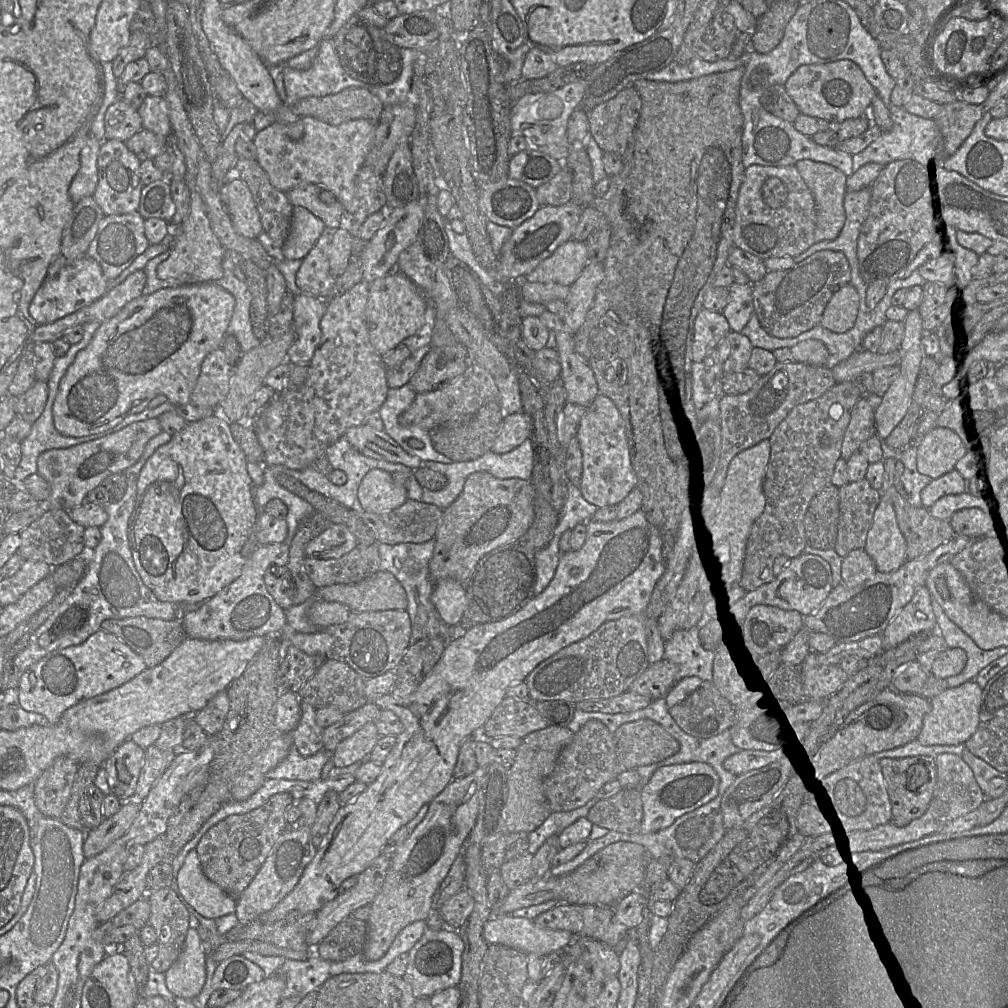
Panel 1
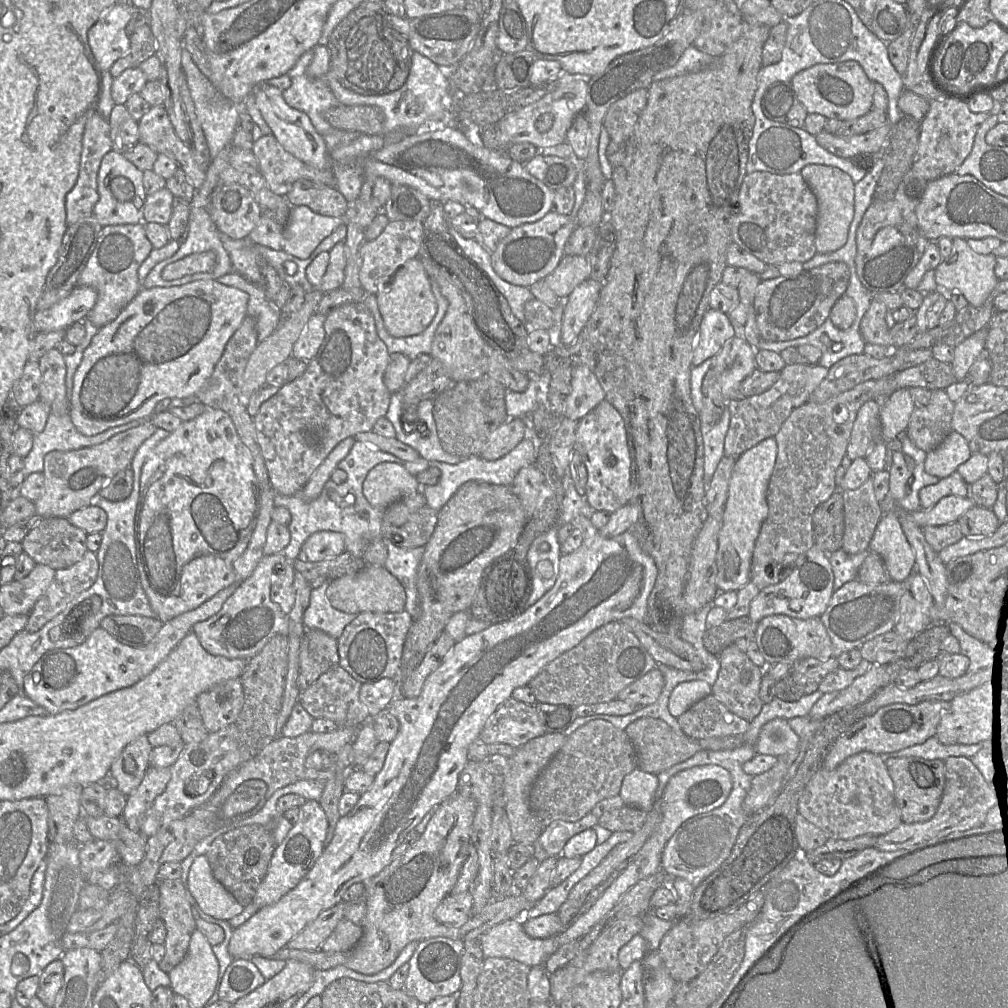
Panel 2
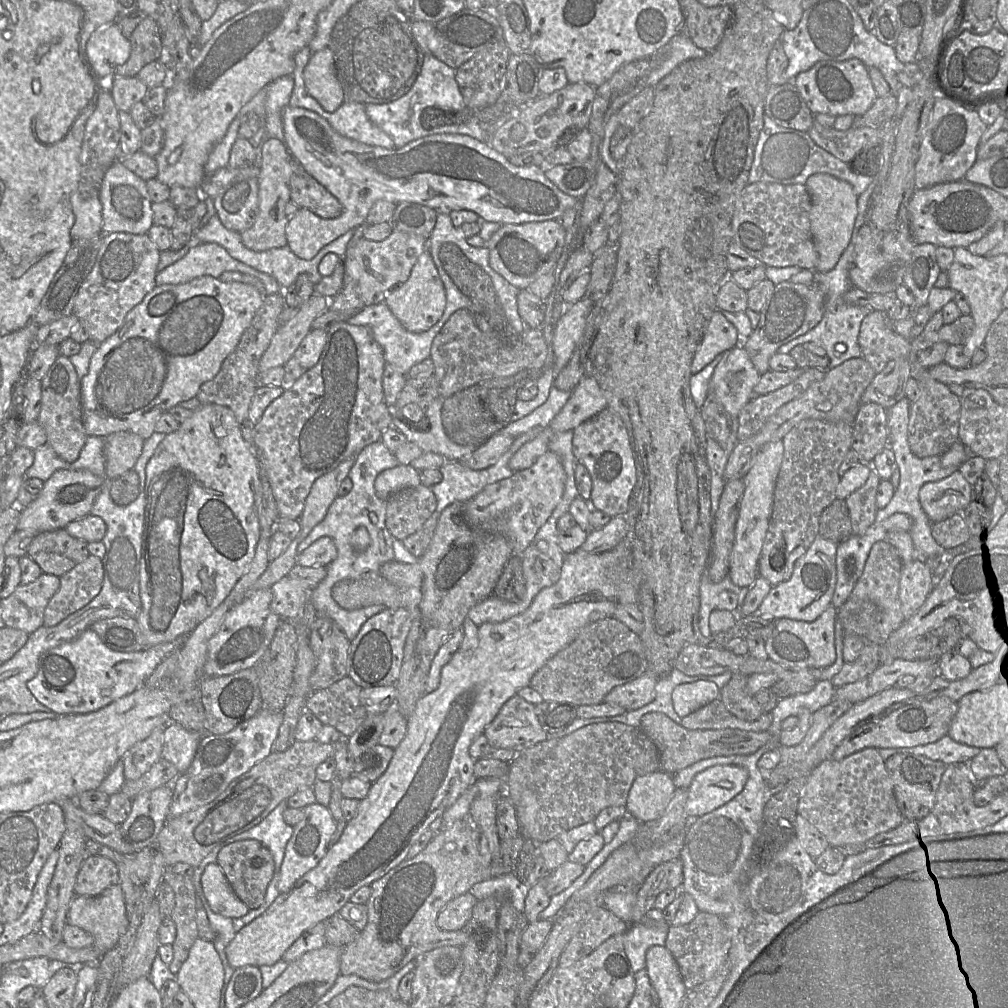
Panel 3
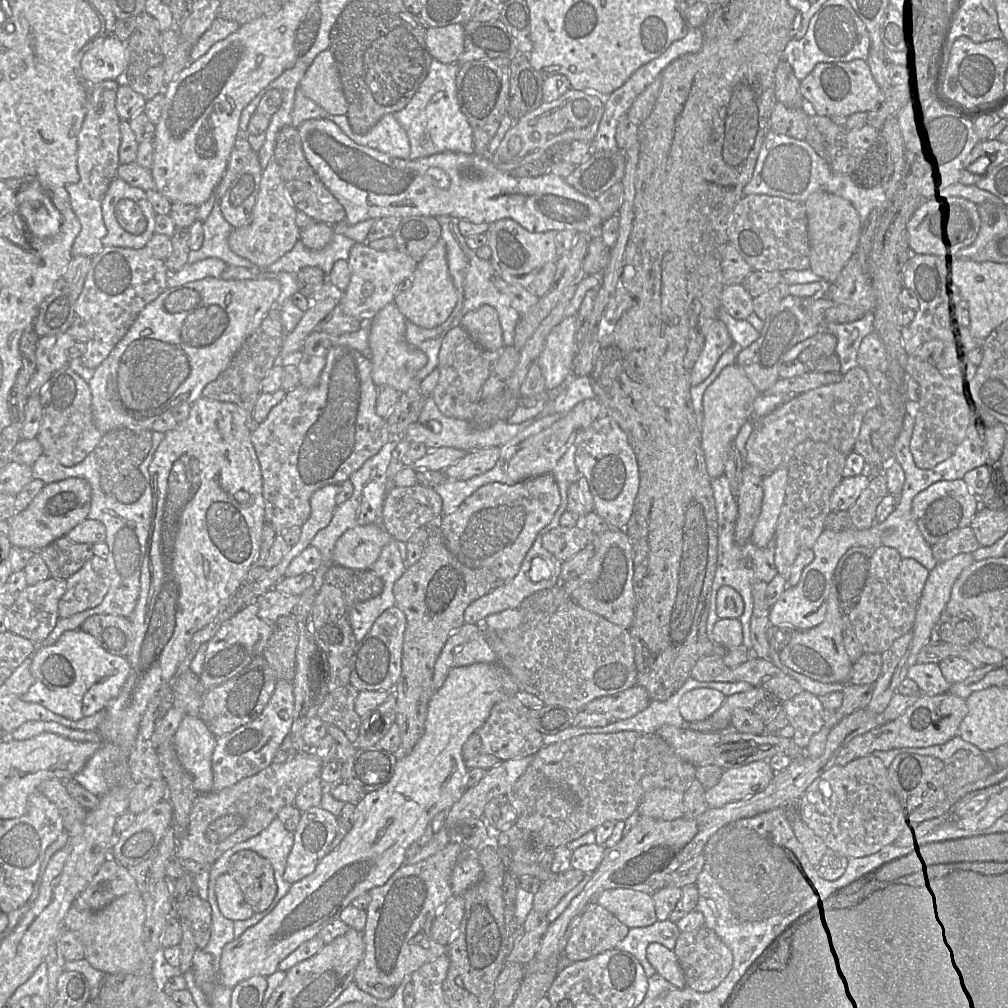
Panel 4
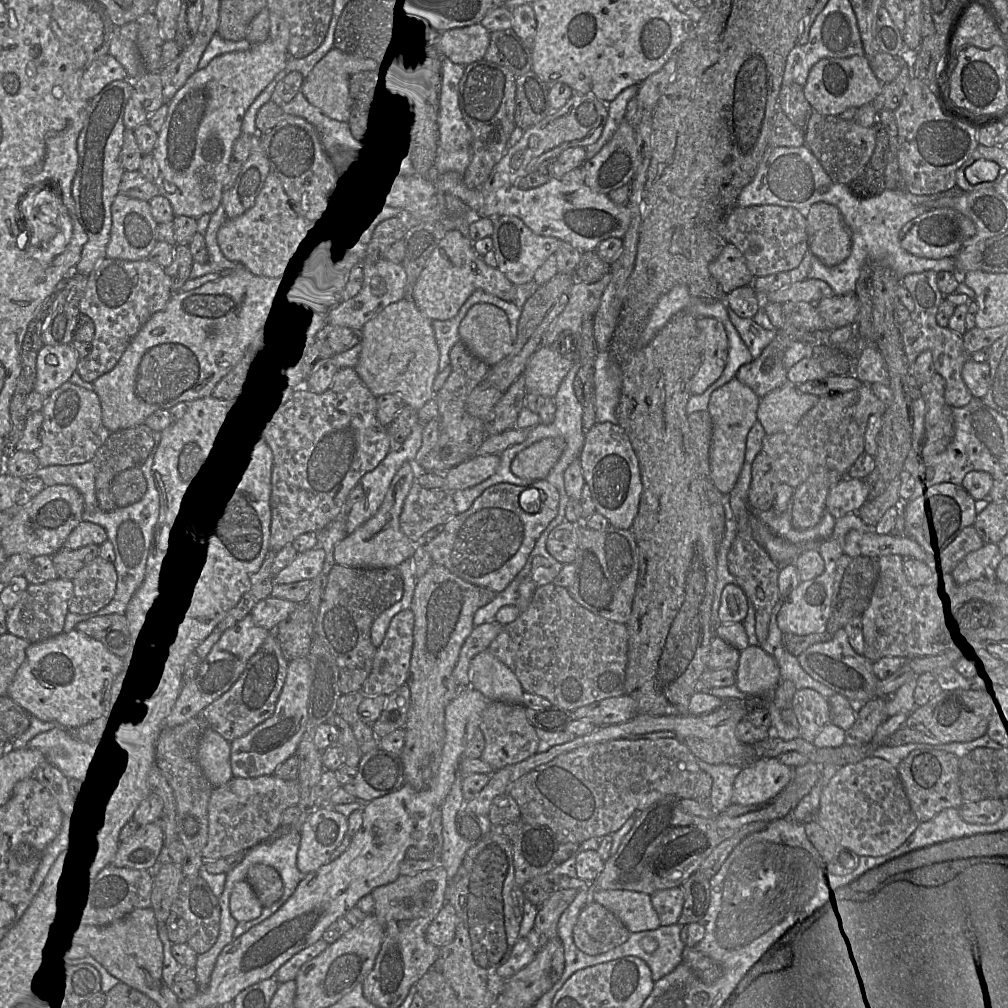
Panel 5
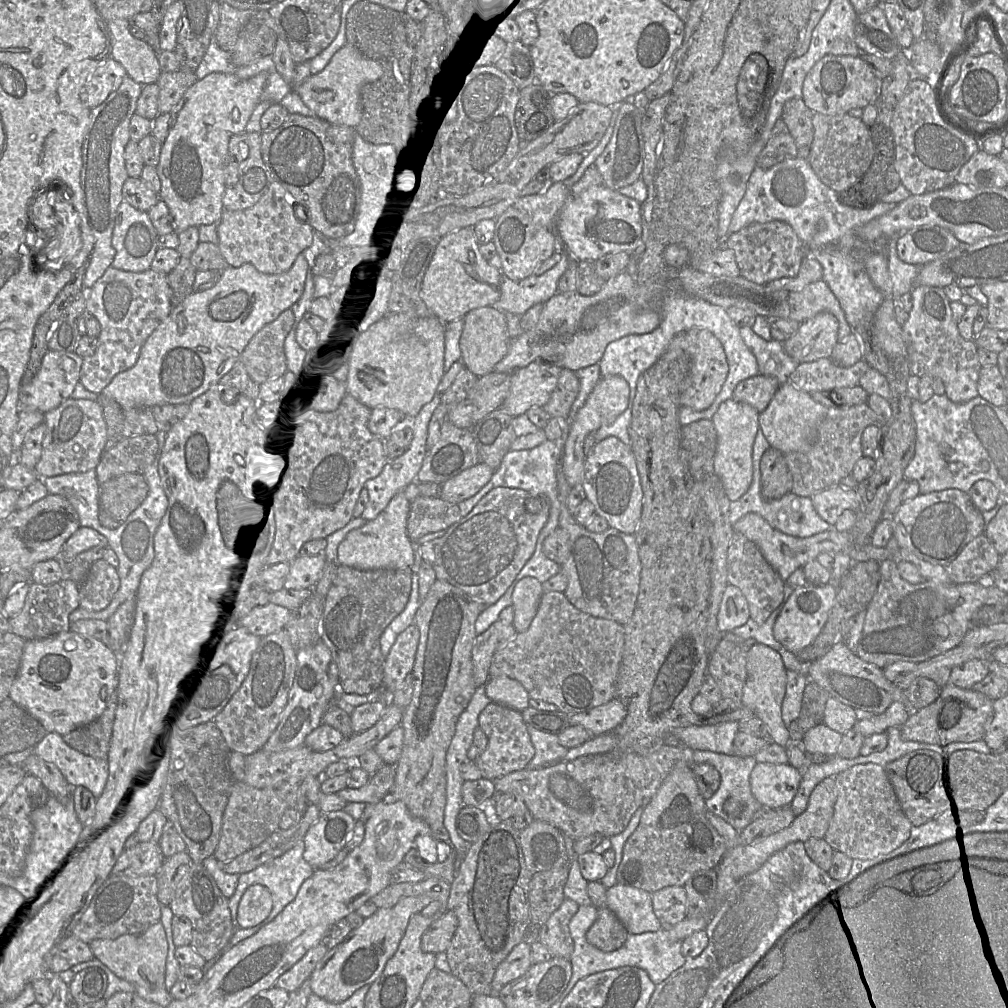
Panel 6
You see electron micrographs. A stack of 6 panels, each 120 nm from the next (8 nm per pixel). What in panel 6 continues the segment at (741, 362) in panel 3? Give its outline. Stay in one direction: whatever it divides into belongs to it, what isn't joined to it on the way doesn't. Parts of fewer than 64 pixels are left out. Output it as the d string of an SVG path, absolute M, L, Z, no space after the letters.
M733 398L721 403L712 417L717 435L714 470L720 478L726 495L731 501L741 498L753 480L752 450L759 430L759 412L751 405Z

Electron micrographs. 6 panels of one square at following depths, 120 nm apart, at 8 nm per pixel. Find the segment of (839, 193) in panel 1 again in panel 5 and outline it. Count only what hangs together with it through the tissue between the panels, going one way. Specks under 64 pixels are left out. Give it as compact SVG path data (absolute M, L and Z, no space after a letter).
M816 202L807 214L810 252L828 267L846 260L852 248L852 238L839 208L826 202Z

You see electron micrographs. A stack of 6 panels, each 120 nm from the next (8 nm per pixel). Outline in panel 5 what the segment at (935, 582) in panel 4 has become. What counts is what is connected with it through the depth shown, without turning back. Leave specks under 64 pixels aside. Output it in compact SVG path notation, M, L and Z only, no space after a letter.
M985 544L977 551L969 553L955 573L955 582L964 584L974 579L995 578L996 568L1003 558L999 546Z

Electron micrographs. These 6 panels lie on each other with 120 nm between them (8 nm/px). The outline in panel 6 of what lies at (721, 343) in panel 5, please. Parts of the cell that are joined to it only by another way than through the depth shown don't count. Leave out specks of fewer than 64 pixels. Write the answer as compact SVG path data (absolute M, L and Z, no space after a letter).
M691 328L677 335L670 342L667 350L682 350L691 362L689 376L680 394L681 407L689 407L696 411L709 408L720 393L729 372L727 357L719 339L706 329Z

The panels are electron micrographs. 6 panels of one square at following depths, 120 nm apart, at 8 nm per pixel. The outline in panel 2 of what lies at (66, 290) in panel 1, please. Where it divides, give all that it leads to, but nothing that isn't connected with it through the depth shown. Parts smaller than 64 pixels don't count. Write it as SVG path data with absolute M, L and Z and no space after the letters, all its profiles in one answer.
M76 286L66 298L46 310L35 312L34 320L38 332L66 330L74 323L83 321L94 307L96 300L95 289Z

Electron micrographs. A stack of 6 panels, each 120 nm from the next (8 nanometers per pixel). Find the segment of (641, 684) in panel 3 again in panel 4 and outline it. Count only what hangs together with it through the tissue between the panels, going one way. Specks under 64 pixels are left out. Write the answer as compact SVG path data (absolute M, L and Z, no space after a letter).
M638 684L622 692L599 697L583 708L589 713L602 713L615 720L628 719L646 709L650 704L646 689Z

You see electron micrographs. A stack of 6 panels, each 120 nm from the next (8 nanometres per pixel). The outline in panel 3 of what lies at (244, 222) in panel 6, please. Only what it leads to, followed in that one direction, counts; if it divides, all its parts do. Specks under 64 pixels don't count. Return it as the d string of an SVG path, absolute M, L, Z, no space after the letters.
M270 138L262 147L262 163L258 177L259 205L254 224L240 233L243 244L253 251L265 251L287 246L286 226L289 217L285 207L290 199L290 178L293 172L294 158L284 142Z

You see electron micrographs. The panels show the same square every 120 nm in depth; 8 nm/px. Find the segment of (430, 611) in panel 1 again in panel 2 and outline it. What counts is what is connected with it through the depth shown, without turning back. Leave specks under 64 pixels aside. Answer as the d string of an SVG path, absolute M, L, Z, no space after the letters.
M384 540L384 544L388 551L384 568L403 586L406 593L405 610L415 619L419 614L417 574L425 547L400 548L390 540Z

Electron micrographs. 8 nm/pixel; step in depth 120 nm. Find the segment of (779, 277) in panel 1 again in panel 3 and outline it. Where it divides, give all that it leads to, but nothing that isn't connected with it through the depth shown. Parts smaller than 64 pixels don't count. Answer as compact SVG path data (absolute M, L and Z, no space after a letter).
M781 282L759 313L760 321L749 338L741 344L760 375L770 371L769 360L778 349L817 326L825 312L825 293L817 282L811 284Z

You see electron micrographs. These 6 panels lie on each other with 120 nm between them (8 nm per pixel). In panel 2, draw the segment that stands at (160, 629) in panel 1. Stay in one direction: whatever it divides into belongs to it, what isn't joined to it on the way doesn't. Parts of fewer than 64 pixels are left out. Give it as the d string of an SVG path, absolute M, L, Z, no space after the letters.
M110 615L101 621L100 627L124 645L143 648L155 638L162 625L157 617Z

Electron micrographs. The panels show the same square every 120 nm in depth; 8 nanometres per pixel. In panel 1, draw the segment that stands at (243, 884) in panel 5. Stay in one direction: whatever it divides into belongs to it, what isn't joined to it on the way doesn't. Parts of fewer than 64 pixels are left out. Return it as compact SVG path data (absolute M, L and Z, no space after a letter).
M195 849L187 854L176 881L185 901L200 915L216 919L235 912L236 900L205 876Z

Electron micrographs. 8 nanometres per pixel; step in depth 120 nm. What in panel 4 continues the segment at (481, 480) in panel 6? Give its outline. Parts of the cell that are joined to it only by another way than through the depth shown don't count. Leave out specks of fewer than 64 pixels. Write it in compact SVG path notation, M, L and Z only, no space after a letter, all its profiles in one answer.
M491 446L482 450L468 452L462 459L446 468L445 477L468 480L491 470L501 454L501 447Z

